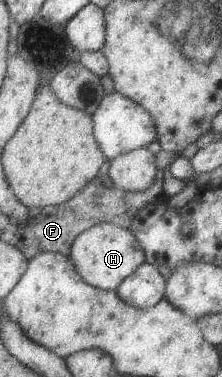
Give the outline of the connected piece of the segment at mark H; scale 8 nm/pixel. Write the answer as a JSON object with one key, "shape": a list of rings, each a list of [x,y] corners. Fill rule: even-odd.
{"shape":[[[113,222],[100,223],[80,233],[72,245],[71,257],[87,283],[107,291],[119,288],[127,277],[147,262],[146,251],[136,234]]]}

